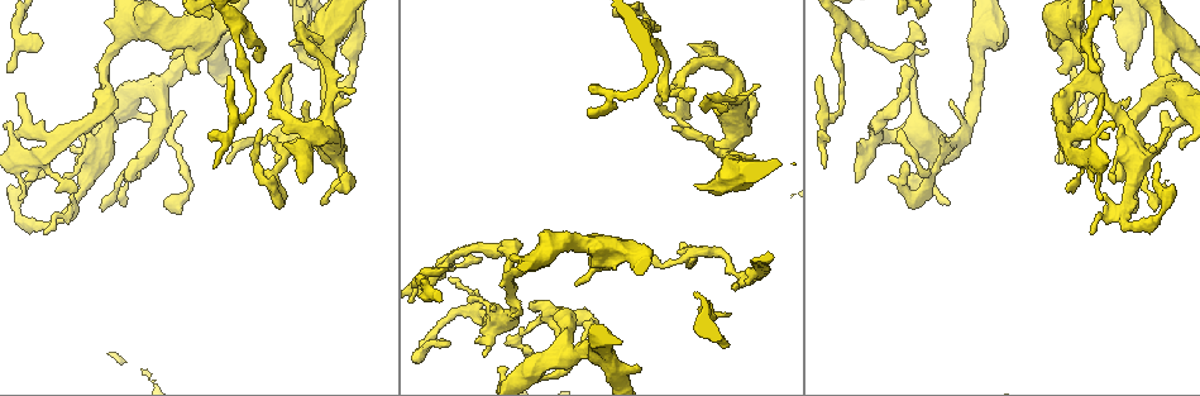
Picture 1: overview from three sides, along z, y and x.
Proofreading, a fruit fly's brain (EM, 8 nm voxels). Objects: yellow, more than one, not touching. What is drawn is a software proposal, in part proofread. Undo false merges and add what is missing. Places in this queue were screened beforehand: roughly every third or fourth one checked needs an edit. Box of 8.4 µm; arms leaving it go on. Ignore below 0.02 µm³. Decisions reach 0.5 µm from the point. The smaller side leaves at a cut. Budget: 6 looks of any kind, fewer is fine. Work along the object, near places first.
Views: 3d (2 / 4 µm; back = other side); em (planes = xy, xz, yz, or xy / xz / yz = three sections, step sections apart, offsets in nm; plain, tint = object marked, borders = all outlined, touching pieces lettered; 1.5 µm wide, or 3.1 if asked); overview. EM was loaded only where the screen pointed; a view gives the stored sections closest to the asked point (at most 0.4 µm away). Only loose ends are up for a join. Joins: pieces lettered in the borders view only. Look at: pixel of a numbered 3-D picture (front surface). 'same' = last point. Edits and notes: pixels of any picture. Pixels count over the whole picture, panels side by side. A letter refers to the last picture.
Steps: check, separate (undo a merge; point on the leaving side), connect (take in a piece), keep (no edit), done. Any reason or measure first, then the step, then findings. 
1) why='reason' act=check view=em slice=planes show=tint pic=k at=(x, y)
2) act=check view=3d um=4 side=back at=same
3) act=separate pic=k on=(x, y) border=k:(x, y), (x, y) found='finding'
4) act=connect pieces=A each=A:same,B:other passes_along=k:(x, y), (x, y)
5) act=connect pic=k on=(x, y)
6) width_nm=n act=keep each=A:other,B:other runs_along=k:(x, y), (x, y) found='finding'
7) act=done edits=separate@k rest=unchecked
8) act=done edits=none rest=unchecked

why='tapers out' act=check view=3d um=2 pic=1 at=(529, 353)

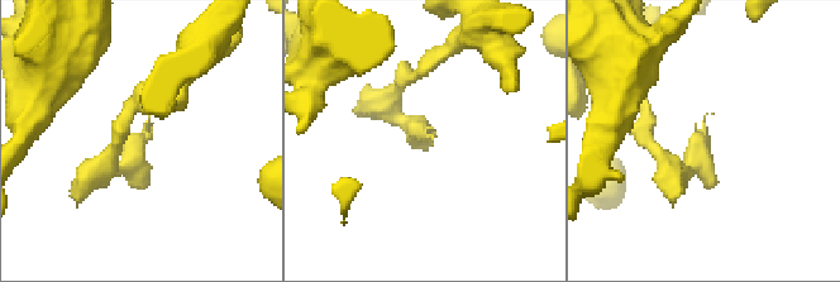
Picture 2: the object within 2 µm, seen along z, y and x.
act=check view=em slice=planes show=tint pic=2 at=(148, 125)

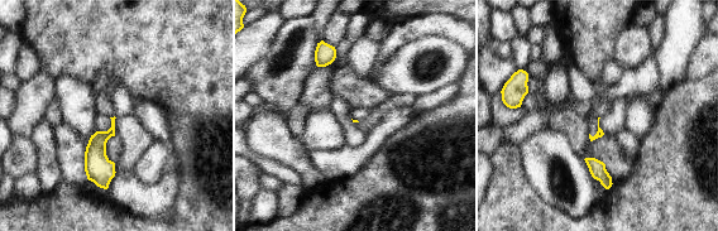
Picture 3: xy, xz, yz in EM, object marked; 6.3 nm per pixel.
why='what lies round it' act=check view=em slice=planes show=borders at=same

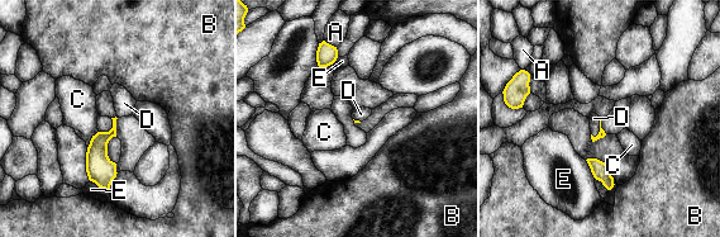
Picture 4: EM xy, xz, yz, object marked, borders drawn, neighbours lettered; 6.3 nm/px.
act=connect pieces=D each=A:other,B:other,C:other,D:same,E:other passes_along=4:(601, 133), (600, 128), (594, 118) found='the neuron continues'

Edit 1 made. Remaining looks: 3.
act=check view=3d um=4 pic=1 at=(198, 73)

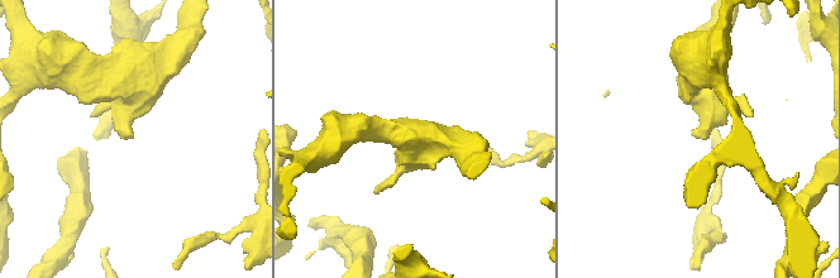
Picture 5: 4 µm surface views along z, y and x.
act=check view=em slice=planes show=plain pic=5 at=(693, 134)

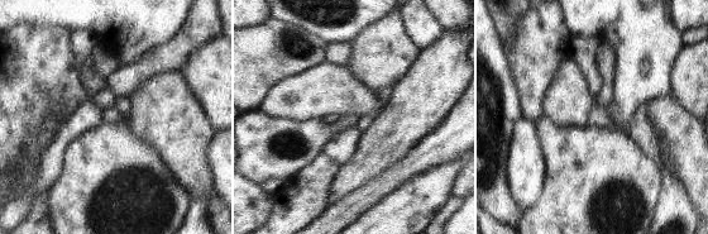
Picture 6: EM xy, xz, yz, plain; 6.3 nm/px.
why='see the neighbours' act=check view=em slice=planes show=borders at=same

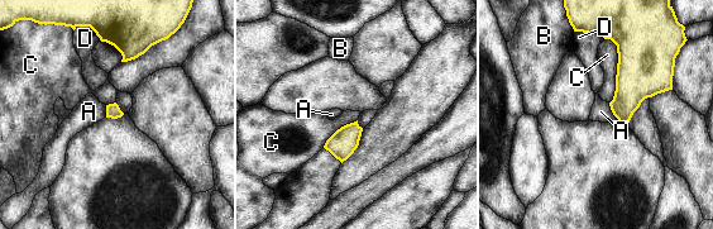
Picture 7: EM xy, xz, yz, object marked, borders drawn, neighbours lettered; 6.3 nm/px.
act=keep each=A:other,B:other,C:other,D:other found='no lettered piece goes on from it'

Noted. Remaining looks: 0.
act=done edits=connect@4 rest=unchecked

